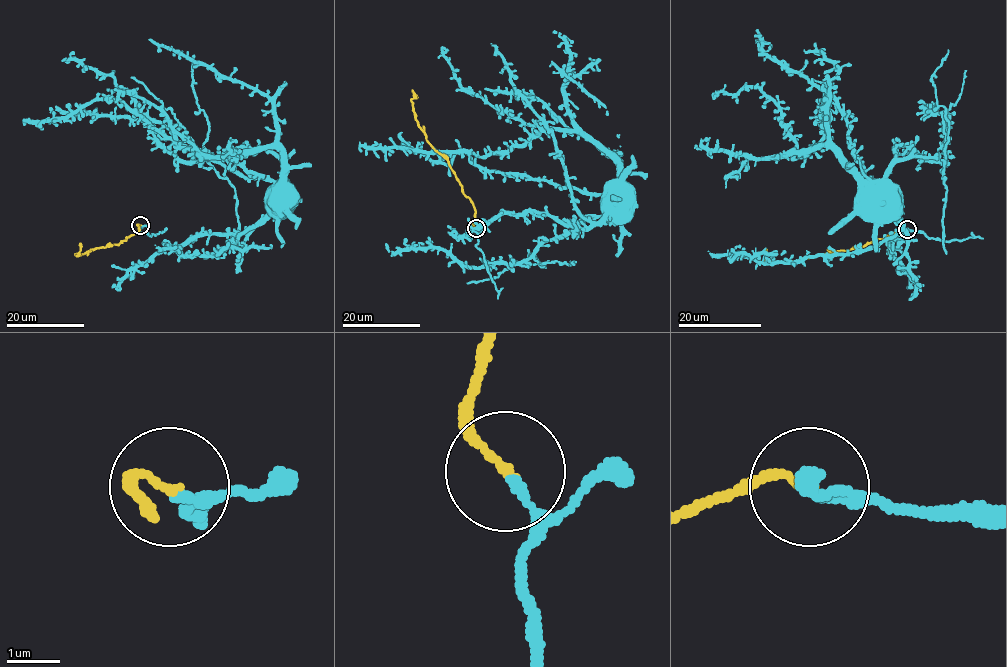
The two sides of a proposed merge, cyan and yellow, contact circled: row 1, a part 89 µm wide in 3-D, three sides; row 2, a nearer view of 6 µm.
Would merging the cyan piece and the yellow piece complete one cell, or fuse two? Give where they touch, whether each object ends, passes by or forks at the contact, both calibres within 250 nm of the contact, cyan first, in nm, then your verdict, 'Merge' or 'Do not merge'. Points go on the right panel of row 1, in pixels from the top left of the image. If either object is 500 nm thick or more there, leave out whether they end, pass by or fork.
Place: (907, 229). At the ring cyan passes by. At the ring yellow ends. Thickness 130 nm (cyan) against 160 nm. Merge

